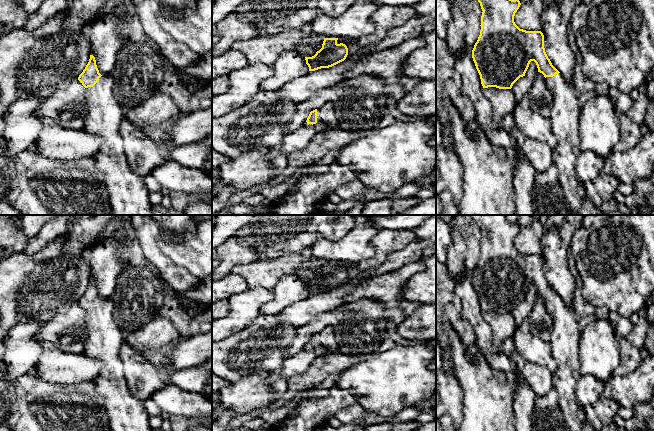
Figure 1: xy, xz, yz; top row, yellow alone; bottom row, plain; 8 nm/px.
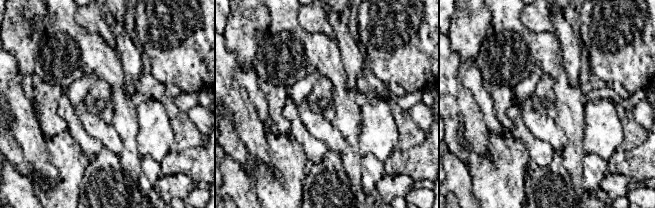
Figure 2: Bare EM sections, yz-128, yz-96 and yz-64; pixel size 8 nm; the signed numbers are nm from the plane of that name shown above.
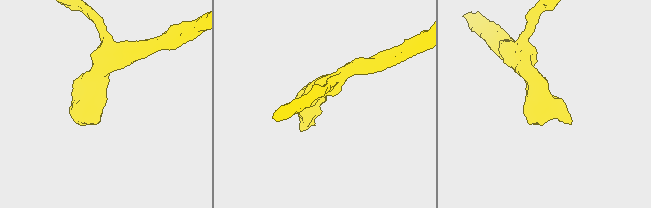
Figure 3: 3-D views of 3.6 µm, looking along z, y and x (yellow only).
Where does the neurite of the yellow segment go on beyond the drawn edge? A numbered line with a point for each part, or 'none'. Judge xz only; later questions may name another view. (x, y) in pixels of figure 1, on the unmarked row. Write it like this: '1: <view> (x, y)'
1: xz (326, 339)

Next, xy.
1: xy (125, 412)

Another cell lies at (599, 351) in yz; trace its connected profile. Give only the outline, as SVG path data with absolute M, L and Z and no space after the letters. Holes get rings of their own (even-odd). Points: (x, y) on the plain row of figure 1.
M609 318L589 323L579 341L580 375L592 375L606 383L620 365L616 326Z

